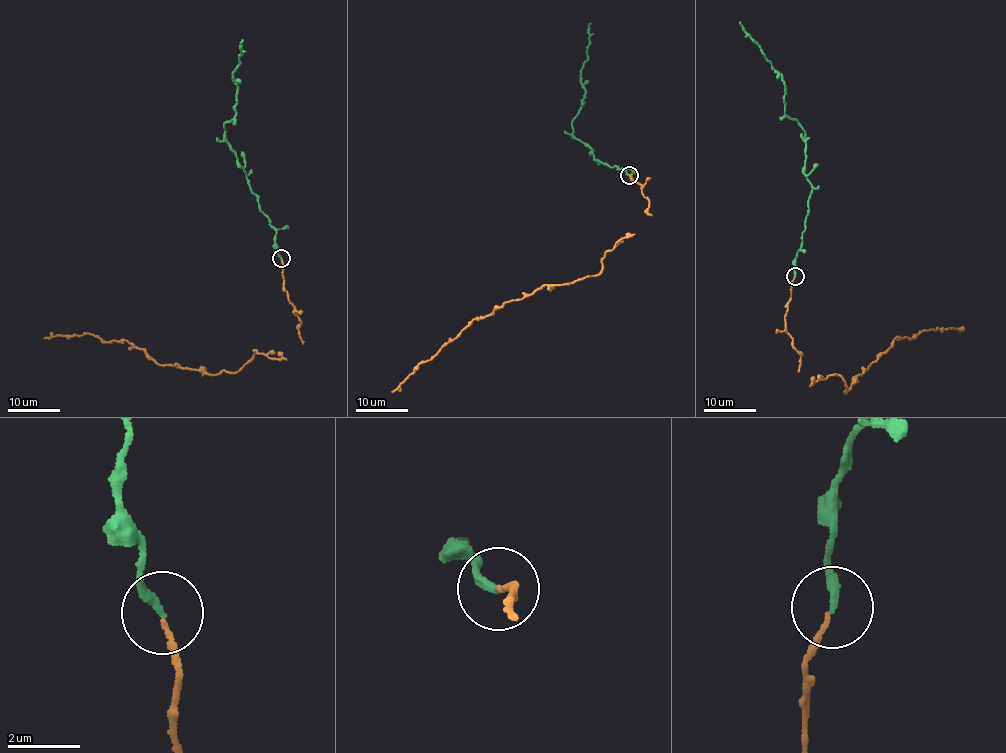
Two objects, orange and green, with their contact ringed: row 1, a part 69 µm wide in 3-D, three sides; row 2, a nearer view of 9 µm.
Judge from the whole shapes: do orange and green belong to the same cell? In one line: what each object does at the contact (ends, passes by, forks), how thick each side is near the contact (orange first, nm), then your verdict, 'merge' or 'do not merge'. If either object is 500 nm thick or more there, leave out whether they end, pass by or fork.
orange ends; green ends; calibres 140 and 240 nm; merge

